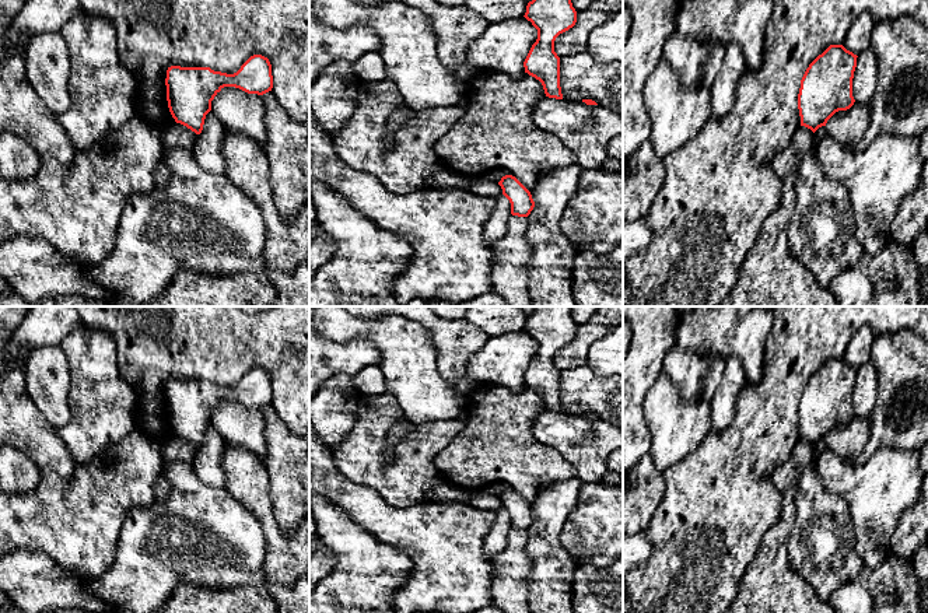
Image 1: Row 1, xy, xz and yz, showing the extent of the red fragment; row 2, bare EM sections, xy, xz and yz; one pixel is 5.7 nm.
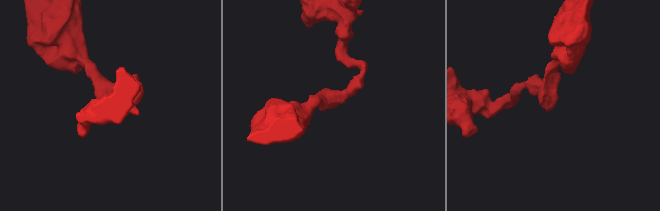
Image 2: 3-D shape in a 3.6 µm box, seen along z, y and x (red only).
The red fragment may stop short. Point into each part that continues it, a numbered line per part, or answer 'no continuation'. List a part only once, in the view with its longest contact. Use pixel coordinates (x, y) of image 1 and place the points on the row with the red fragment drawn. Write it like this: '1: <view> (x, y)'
no continuation

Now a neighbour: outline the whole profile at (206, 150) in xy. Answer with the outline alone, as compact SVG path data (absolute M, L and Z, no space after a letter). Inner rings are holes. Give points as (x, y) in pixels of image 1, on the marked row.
M210 111L206 115L202 133L197 136L193 157L207 172L225 175L225 164L218 157L218 143L223 129L221 122Z

